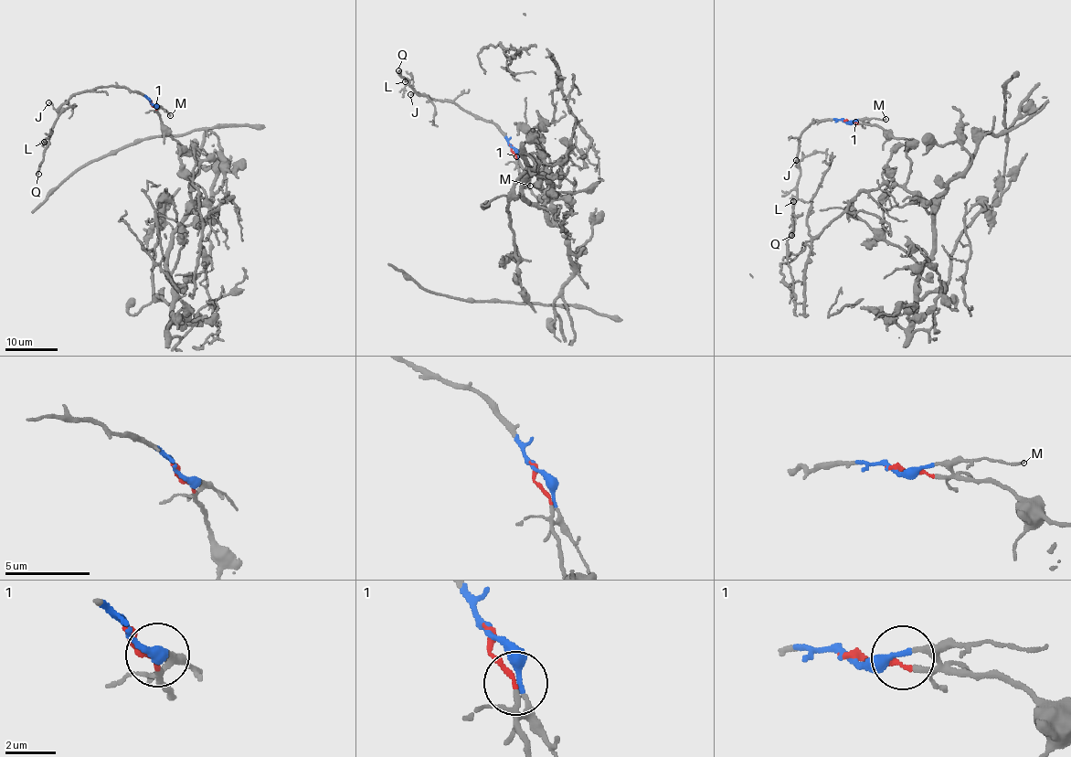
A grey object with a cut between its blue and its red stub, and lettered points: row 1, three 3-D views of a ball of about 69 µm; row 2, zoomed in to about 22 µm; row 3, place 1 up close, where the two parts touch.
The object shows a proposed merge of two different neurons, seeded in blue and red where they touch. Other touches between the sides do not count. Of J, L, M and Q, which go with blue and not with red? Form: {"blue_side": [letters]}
{"blue_side": ["J", "L", "M", "Q"]}

